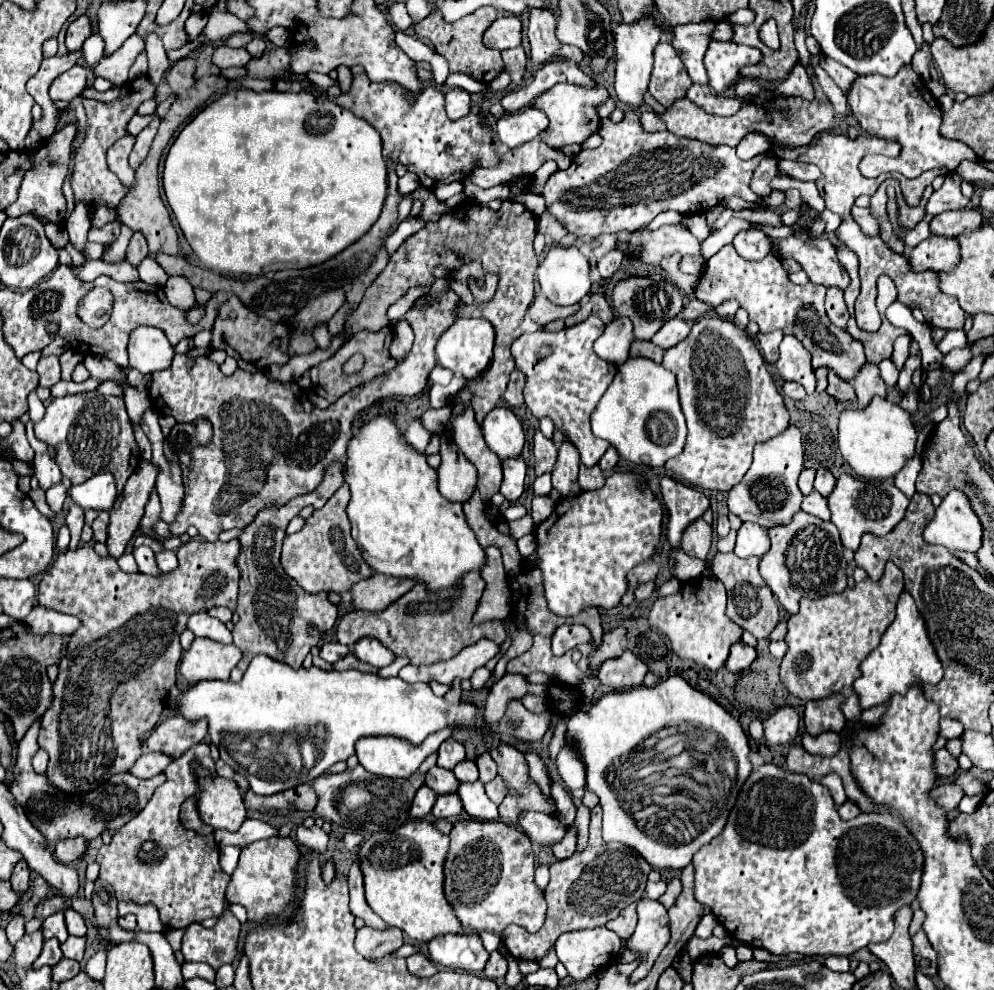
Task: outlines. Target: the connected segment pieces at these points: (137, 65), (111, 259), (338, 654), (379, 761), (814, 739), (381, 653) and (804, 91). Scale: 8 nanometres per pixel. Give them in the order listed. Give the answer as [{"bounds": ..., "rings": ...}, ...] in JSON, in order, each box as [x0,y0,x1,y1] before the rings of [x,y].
[{"bounds":[130,53,146,79],"rings":[[[140,53],[134,61],[134,65],[130,67],[130,79],[142,77],[142,75],[146,75],[146,53]]]},{"bounds":[102,225,132,263],"rings":[[[122,225],[118,239],[110,245],[110,249],[102,257],[102,261],[106,261],[106,263],[120,263],[120,261],[124,261],[124,255],[126,255],[126,247],[128,247],[130,237],[132,237],[132,229],[126,227],[126,225]]]},{"bounds":[320,643,350,663],"rings":[[[324,643],[320,647],[320,657],[328,663],[334,663],[338,659],[342,659],[350,649],[346,645],[340,645],[340,643]]]},{"bounds":[356,729,452,777],"rings":[[[442,729],[442,731],[436,731],[432,735],[428,735],[420,745],[412,745],[410,741],[404,741],[400,737],[362,737],[360,741],[356,741],[356,757],[358,757],[358,763],[368,769],[370,773],[374,775],[384,775],[384,777],[410,777],[418,767],[420,763],[430,755],[430,753],[436,753],[440,743],[446,741],[448,737],[452,735],[452,729]]]},{"bounds":[800,731,840,755],"rings":[[[802,731],[800,735],[802,745],[808,753],[820,753],[820,755],[834,755],[840,747],[840,739],[836,739],[836,733],[826,731],[820,735],[810,735],[806,731]]]},{"bounds":[354,637,396,669],"rings":[[[372,637],[360,639],[360,641],[354,645],[354,653],[356,653],[356,657],[358,657],[360,661],[370,663],[372,667],[378,667],[378,669],[390,665],[390,663],[396,659],[396,655],[394,655],[390,649],[386,649],[380,641],[376,641],[376,639],[372,639]]]},{"bounds":[776,65,814,101],"rings":[[[796,65],[790,75],[778,85],[776,93],[780,95],[786,95],[786,97],[792,97],[792,95],[800,95],[808,101],[814,101],[814,89],[810,85],[810,77],[804,69],[804,65]]]}]

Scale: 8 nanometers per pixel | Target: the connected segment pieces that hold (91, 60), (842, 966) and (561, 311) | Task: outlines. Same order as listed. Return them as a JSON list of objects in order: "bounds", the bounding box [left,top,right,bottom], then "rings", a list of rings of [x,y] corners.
[{"bounds":[82,33,104,67],"rings":[[[98,33],[90,35],[90,37],[84,41],[82,51],[84,51],[86,65],[92,67],[92,65],[96,65],[96,63],[102,59],[102,47],[104,47],[104,43],[102,43],[102,37],[100,37]]]},{"bounds":[824,956,850,971],"rings":[[[829,956],[825,959],[824,964],[833,971],[850,971],[850,960],[846,956]]]},{"bounds":[528,295,580,327],"rings":[[[538,295],[538,297],[532,301],[532,305],[530,305],[530,309],[528,309],[528,315],[530,315],[530,319],[532,319],[534,323],[538,323],[540,327],[544,327],[544,325],[550,323],[550,321],[564,319],[564,317],[568,317],[568,315],[574,315],[578,309],[580,309],[578,303],[576,303],[576,305],[568,305],[568,307],[560,307],[560,305],[552,305],[544,295]]]}]

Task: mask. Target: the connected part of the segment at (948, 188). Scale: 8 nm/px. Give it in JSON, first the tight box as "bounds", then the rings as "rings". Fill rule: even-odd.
{"bounds":[926,173,970,215],"rings":[[[950,173],[950,175],[946,175],[944,185],[938,191],[934,191],[934,195],[930,197],[930,201],[926,205],[926,213],[940,215],[944,211],[966,209],[966,207],[970,207],[970,199],[964,197],[960,191],[960,175]]]}

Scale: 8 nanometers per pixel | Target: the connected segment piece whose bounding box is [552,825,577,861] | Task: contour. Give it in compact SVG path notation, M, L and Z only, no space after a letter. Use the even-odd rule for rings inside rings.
M573 825L567 827L567 832L562 841L558 841L558 845L552 845L552 853L558 861L568 859L574 851L576 851L577 830Z

